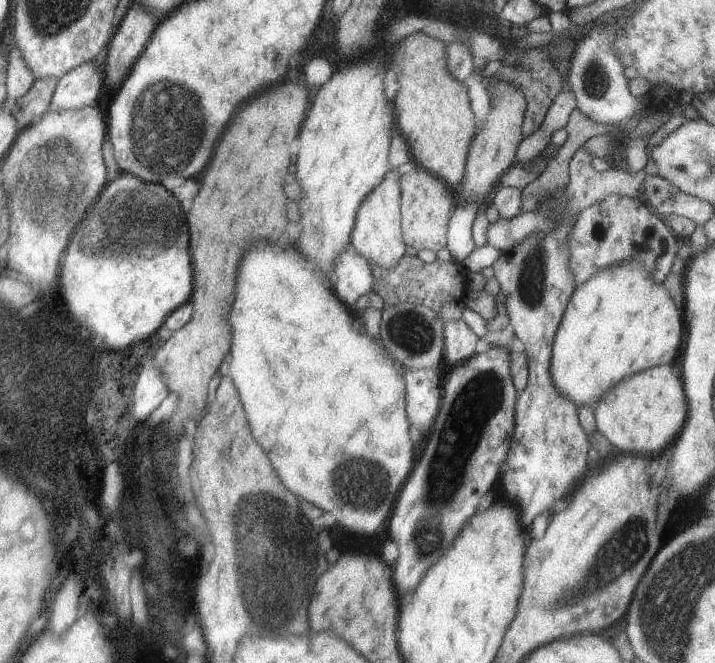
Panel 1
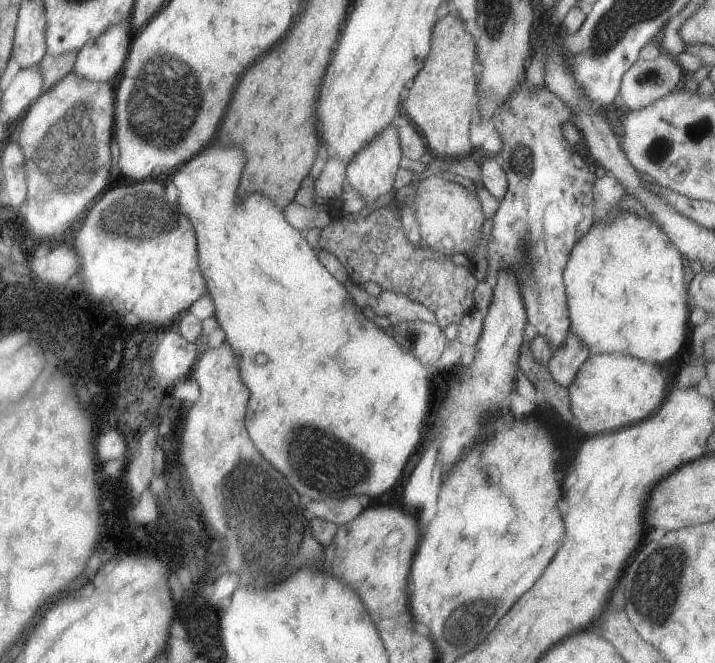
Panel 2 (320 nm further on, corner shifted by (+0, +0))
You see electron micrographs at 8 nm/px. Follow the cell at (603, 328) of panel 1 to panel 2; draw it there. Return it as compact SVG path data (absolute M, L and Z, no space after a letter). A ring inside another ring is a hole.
M629 212L606 220L596 220L572 247L563 279L571 320L570 330L583 340L590 355L620 353L661 366L680 352L686 340L690 313L687 307L688 284L684 279L684 257L654 221Z

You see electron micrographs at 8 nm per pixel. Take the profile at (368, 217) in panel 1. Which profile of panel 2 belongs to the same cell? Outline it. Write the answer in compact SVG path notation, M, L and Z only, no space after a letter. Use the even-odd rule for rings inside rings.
M392 122L347 162L345 178L347 189L359 192L365 200L365 206L371 205L379 196L392 190L396 172L404 162L399 134L396 125Z

